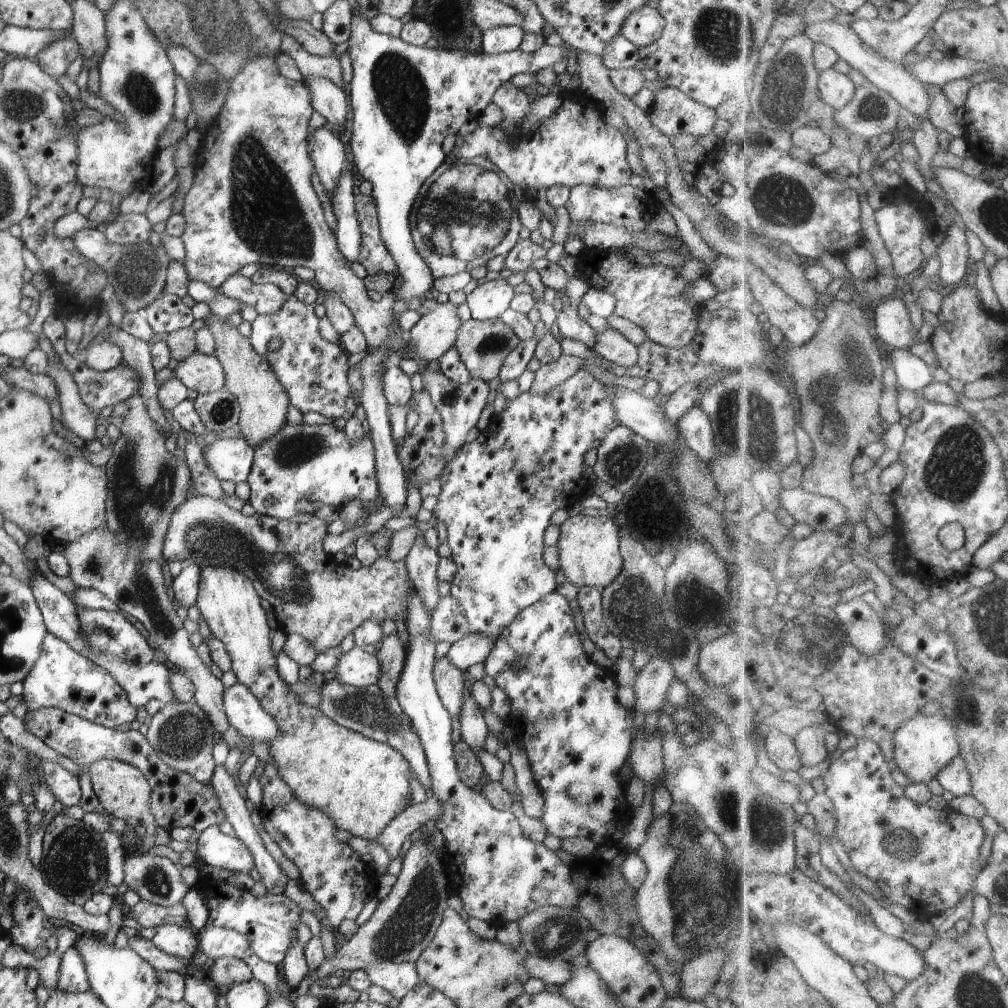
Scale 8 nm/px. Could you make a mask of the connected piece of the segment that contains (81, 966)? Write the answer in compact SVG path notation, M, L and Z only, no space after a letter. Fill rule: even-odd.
M74 946L63 953L59 972L57 989L72 994L91 991L86 974L86 960L82 960L80 952Z

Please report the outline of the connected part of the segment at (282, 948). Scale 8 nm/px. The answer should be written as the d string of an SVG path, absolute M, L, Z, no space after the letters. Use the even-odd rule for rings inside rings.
M199 876L196 884L198 888L206 896L206 906L209 911L209 916L204 925L205 928L226 928L226 930L236 930L248 940L253 952L264 962L268 962L278 966L282 964L286 957L288 948L292 946L294 938L297 938L297 926L300 923L301 909L298 905L287 898L285 895L278 896L266 895L264 897L256 897L250 890L240 889L229 884L226 880L220 878L212 878L212 876Z

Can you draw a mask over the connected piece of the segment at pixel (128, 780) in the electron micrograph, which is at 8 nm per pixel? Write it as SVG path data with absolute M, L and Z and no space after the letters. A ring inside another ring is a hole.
M103 759L88 767L94 793L100 800L106 813L111 818L120 818L138 834L142 843L142 851L148 851L153 846L170 844L170 831L158 826L150 810L151 786L148 780L138 771L138 768L118 760Z

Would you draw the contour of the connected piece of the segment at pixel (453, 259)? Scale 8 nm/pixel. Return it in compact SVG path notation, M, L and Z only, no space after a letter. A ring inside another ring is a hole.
M474 157L458 162L447 164L446 161L434 170L432 176L422 184L416 200L414 200L412 212L412 239L416 250L428 264L434 279L468 272L474 268L485 266L489 260L501 255L506 256L508 252L521 240L520 223L518 212L516 212L516 199L514 183L506 174L498 170L488 158Z

